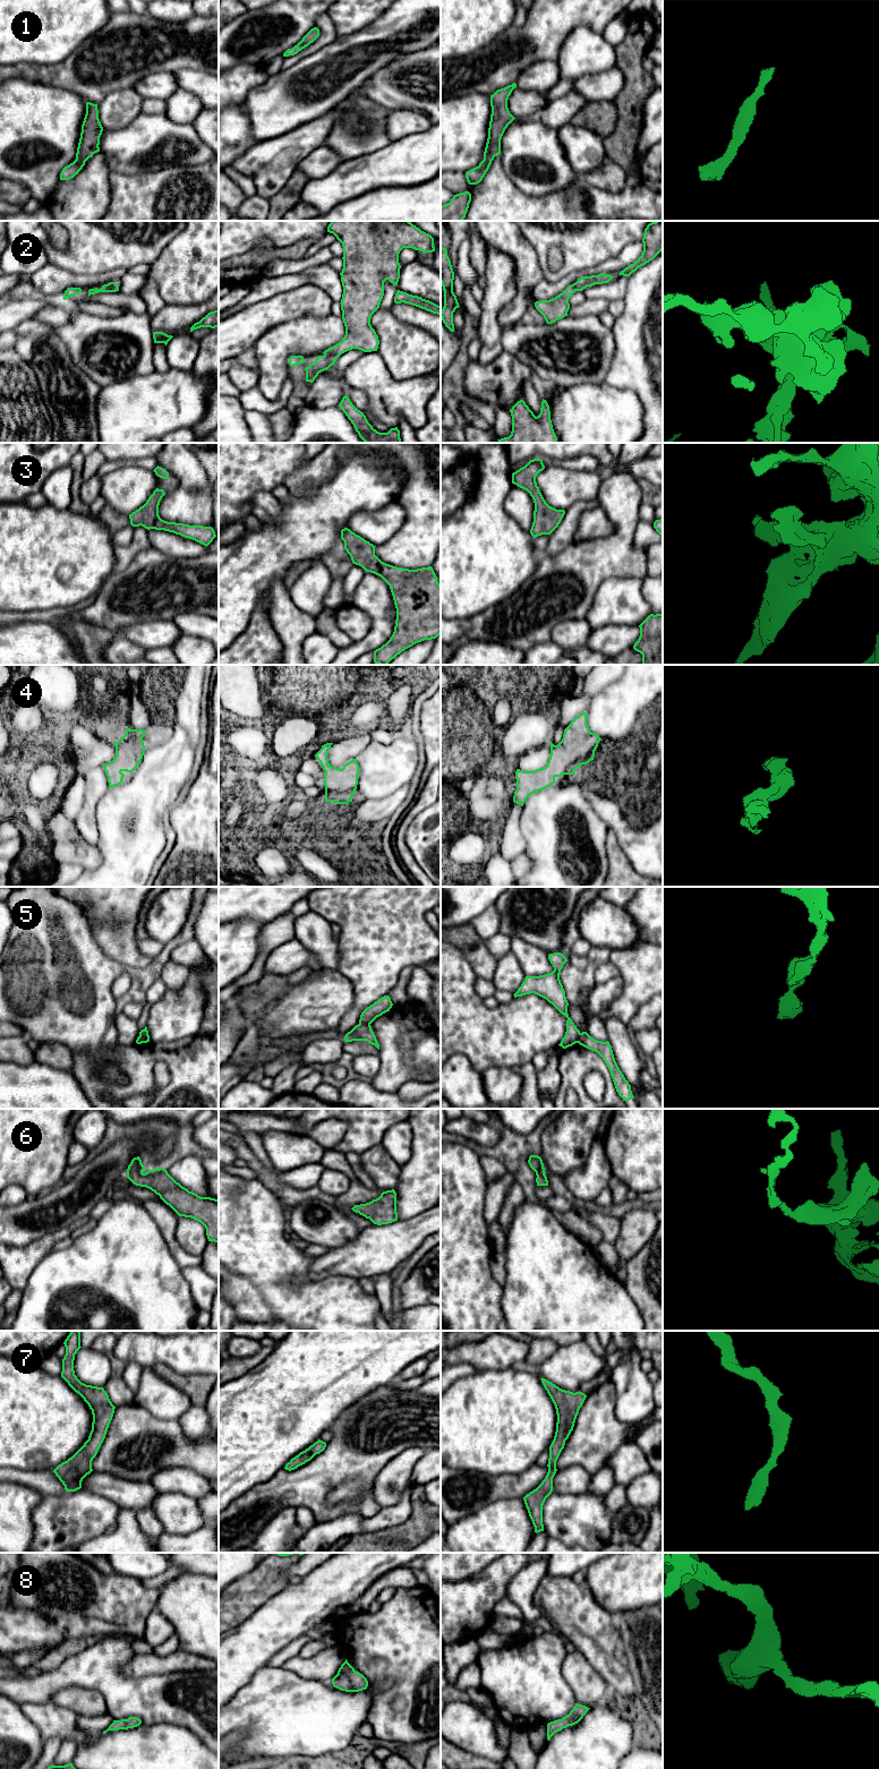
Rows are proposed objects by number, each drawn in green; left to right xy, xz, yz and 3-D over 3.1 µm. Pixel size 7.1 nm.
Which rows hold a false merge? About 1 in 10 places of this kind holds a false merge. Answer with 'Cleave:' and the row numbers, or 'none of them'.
Cleave: 5

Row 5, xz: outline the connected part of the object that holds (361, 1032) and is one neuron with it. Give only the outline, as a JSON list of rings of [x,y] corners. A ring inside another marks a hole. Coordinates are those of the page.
[[[359,1022],[358,1025],[356,1025],[350,1032],[345,1034],[344,1041],[367,1041],[379,1050],[379,1044],[369,1024],[364,1024]]]

